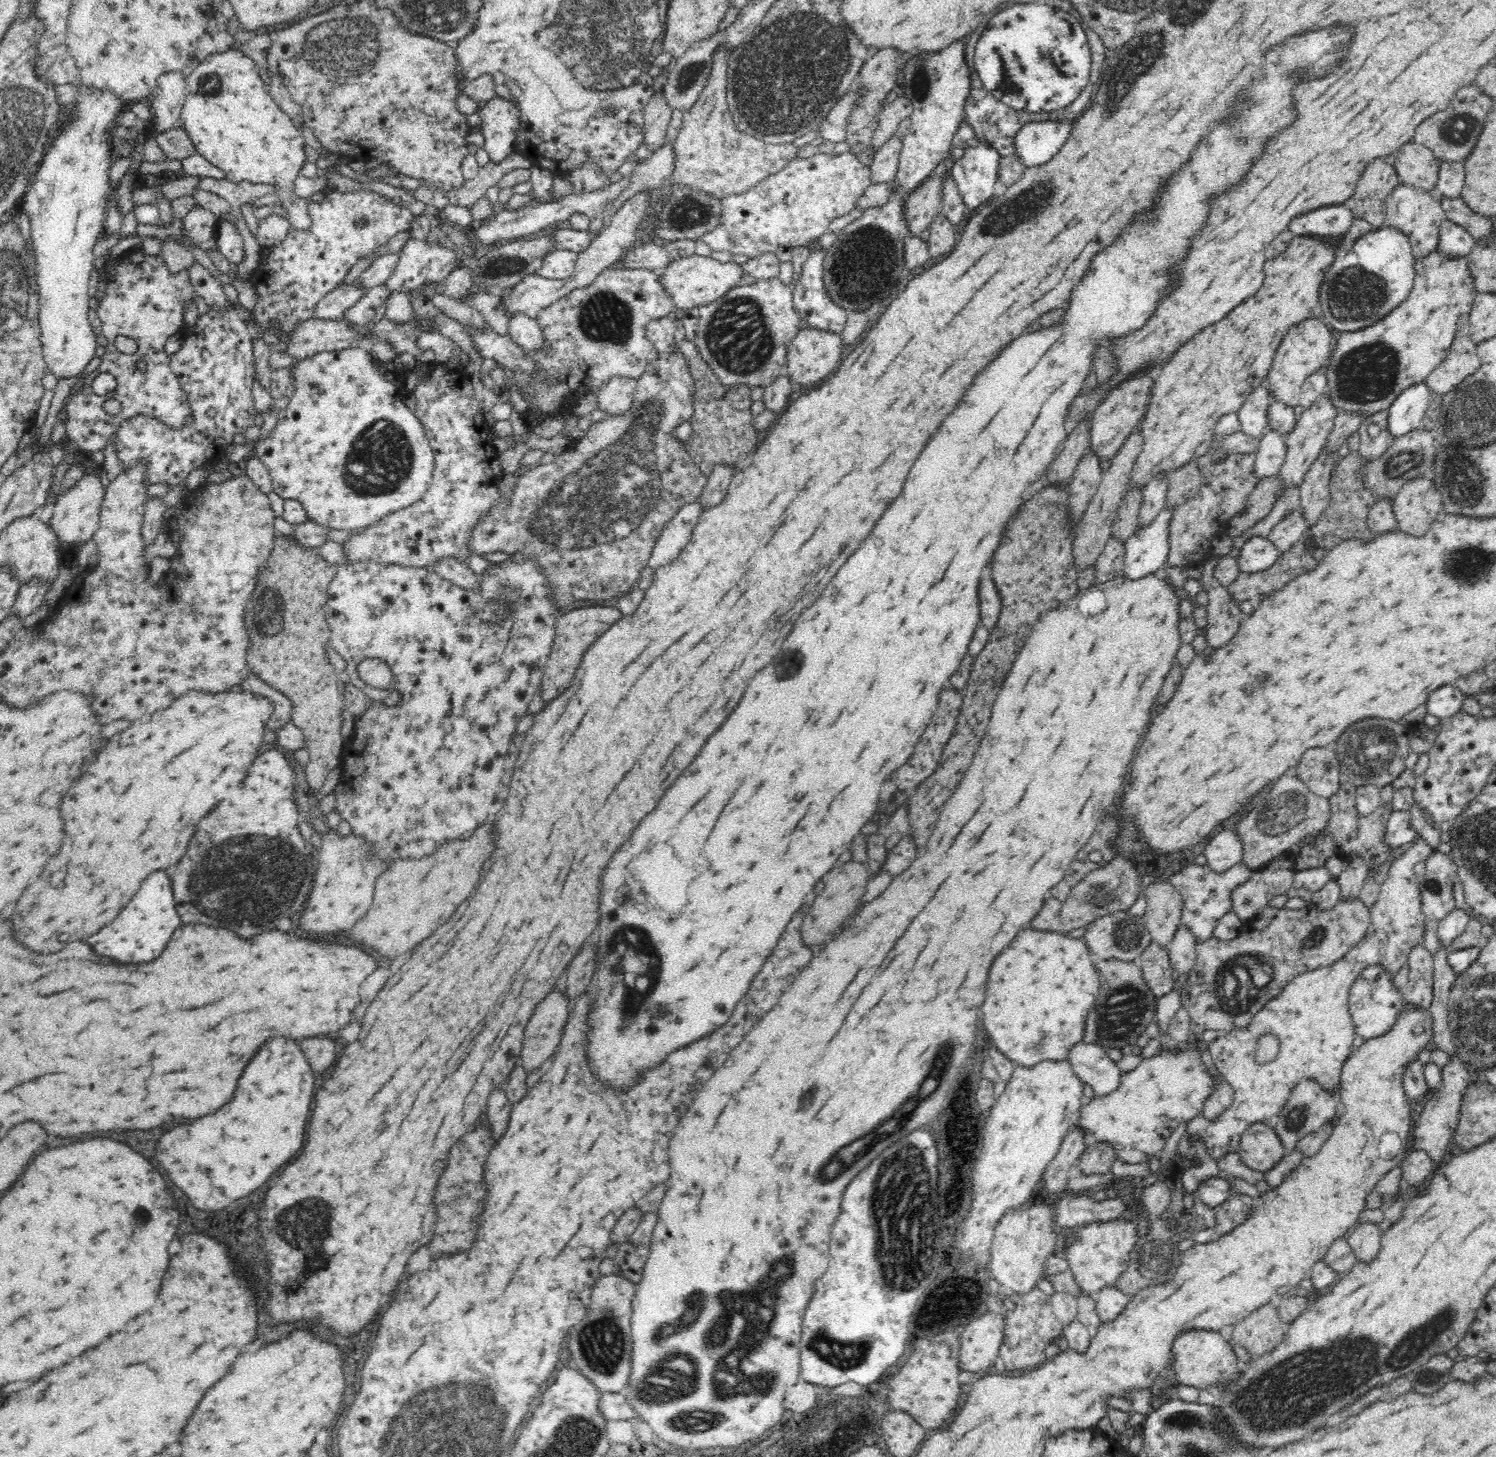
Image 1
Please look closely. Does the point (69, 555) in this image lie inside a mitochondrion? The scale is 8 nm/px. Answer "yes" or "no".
no

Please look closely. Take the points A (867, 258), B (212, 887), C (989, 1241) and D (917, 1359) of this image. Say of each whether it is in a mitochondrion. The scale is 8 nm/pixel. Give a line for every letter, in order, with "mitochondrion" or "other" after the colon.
A: mitochondrion
B: mitochondrion
C: other
D: other

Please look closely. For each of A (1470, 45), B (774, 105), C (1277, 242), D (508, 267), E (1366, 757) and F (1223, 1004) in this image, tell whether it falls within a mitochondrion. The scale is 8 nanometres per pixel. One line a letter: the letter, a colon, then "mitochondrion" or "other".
A: other
B: mitochondrion
C: other
D: mitochondrion
E: mitochondrion
F: mitochondrion

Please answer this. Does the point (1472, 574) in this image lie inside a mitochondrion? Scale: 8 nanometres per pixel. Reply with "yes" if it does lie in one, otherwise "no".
yes

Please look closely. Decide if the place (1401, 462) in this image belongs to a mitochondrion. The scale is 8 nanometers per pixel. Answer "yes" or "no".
yes

